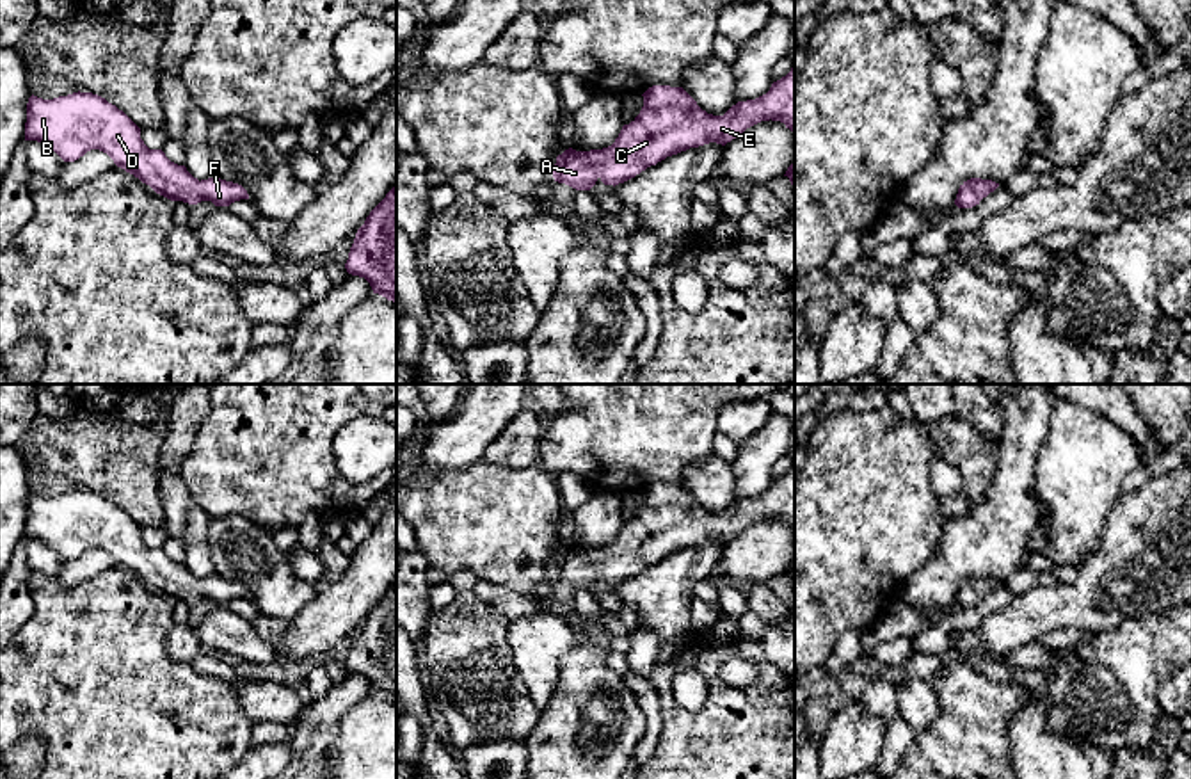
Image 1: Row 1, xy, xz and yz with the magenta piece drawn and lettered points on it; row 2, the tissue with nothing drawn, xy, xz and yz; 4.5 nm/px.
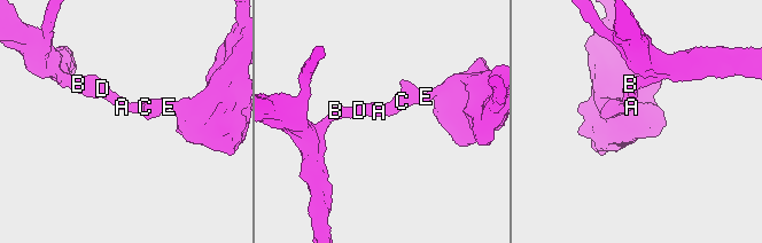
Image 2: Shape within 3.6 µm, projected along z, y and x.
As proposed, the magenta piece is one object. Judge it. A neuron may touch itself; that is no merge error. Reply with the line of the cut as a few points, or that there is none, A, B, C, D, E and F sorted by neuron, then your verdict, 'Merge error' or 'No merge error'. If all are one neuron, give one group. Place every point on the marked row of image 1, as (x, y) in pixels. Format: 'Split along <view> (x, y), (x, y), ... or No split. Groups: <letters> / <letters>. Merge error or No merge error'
No split. Groups: A B C D E F. No merge error

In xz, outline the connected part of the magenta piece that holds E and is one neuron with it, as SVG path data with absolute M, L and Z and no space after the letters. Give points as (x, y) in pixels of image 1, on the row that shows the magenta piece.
M795 66L786 76L773 82L766 94L755 100L738 101L723 116L713 116L702 110L683 87L652 85L642 96L643 107L640 114L629 124L622 126L611 146L590 151L569 148L558 155L553 167L555 181L565 183L576 190L590 190L597 180L615 187L667 157L709 142L725 146L747 128L770 119L784 123L786 128L793 132L795 141Z

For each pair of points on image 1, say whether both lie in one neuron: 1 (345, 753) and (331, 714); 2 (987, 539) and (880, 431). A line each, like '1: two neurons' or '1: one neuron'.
1: two neurons
2: two neurons

